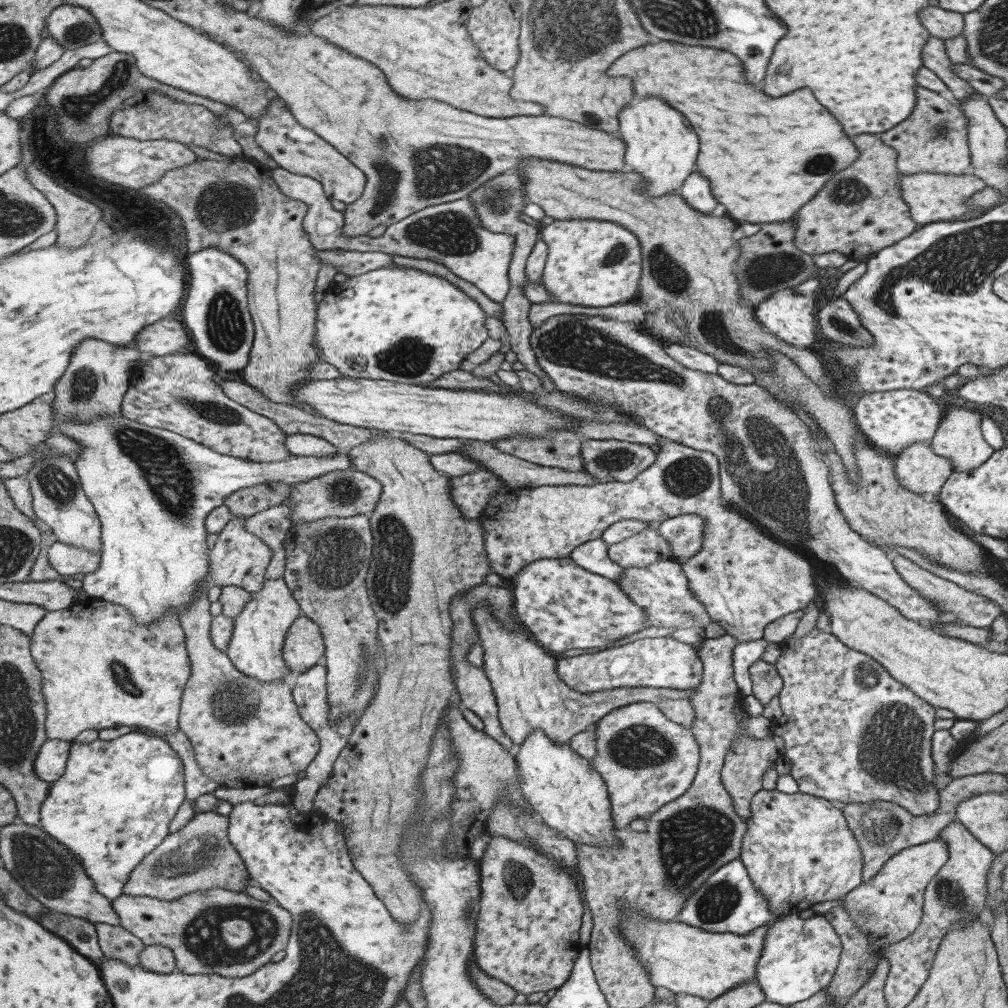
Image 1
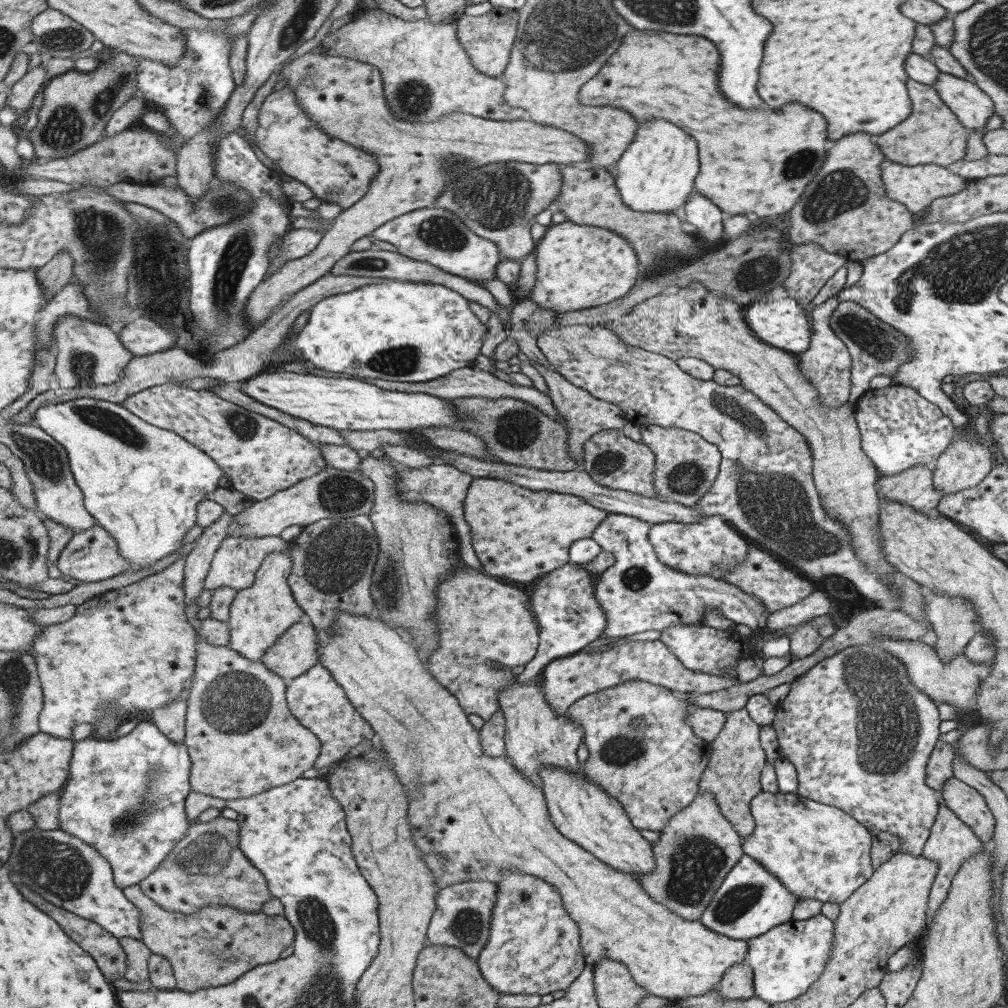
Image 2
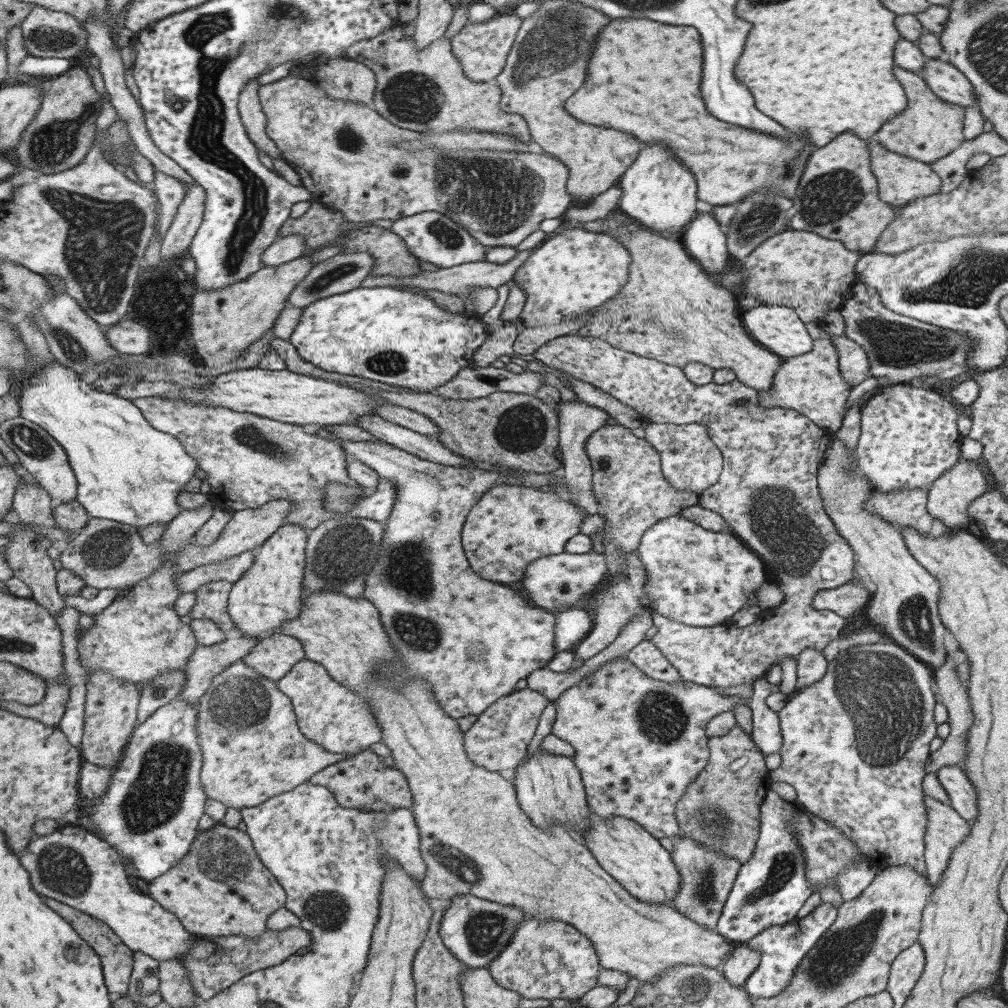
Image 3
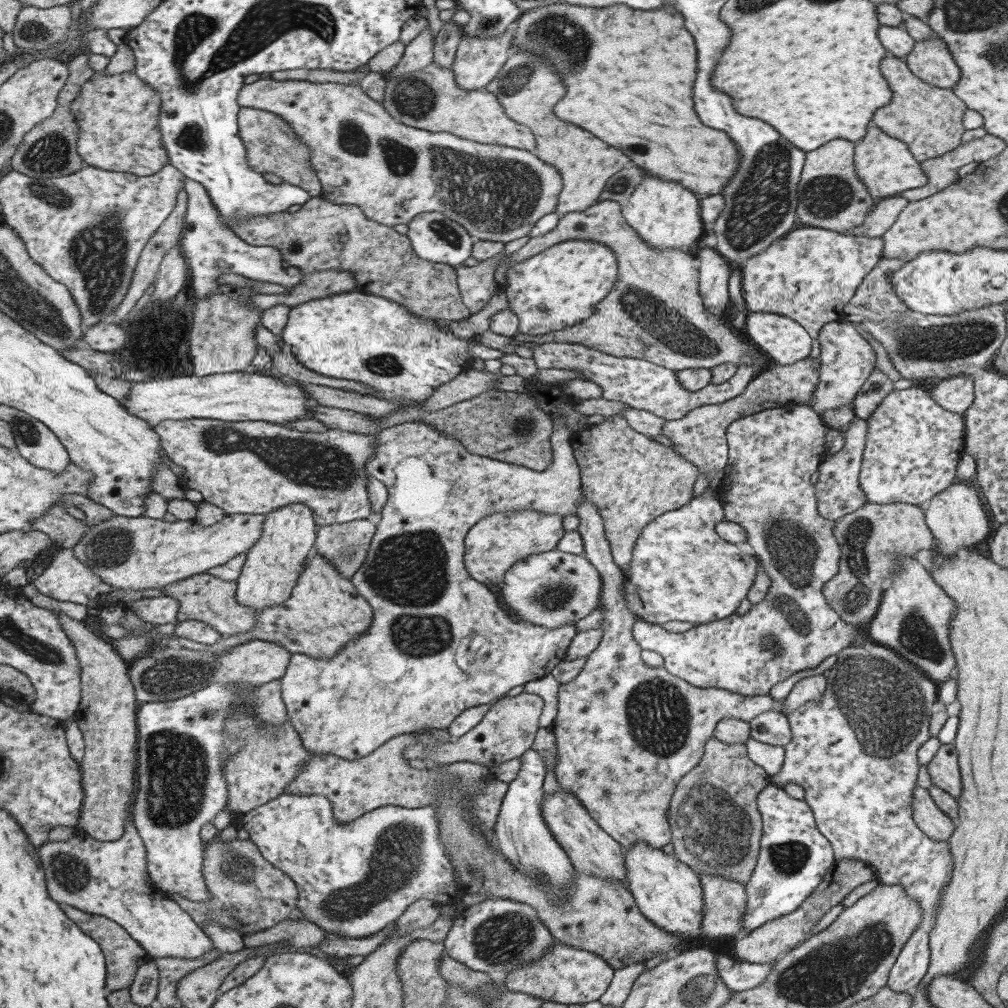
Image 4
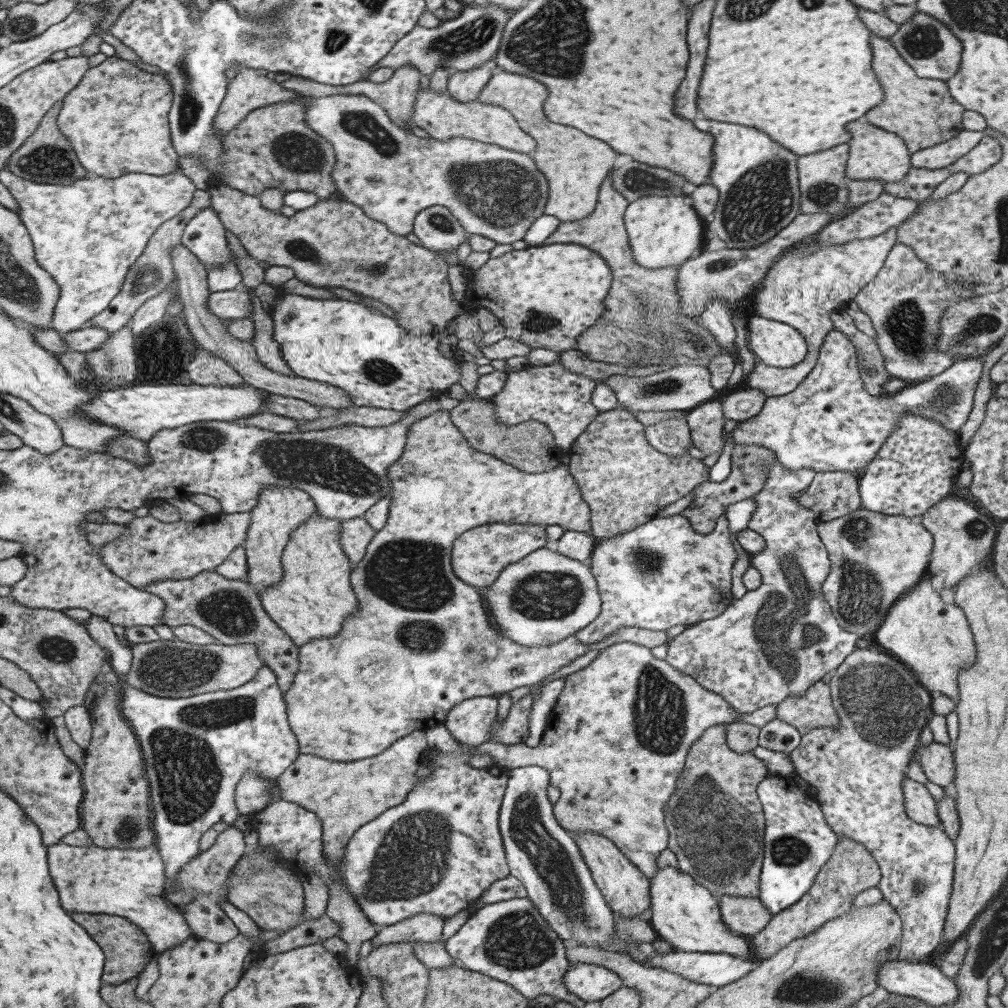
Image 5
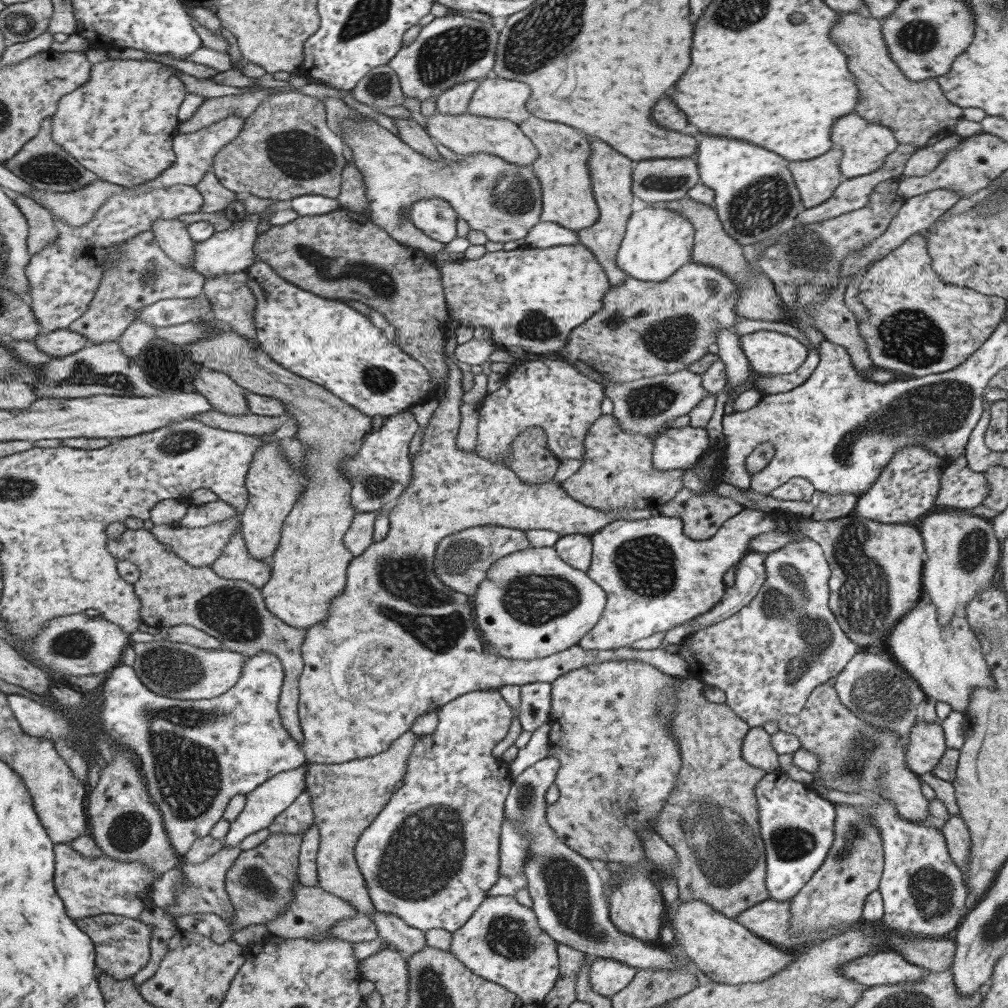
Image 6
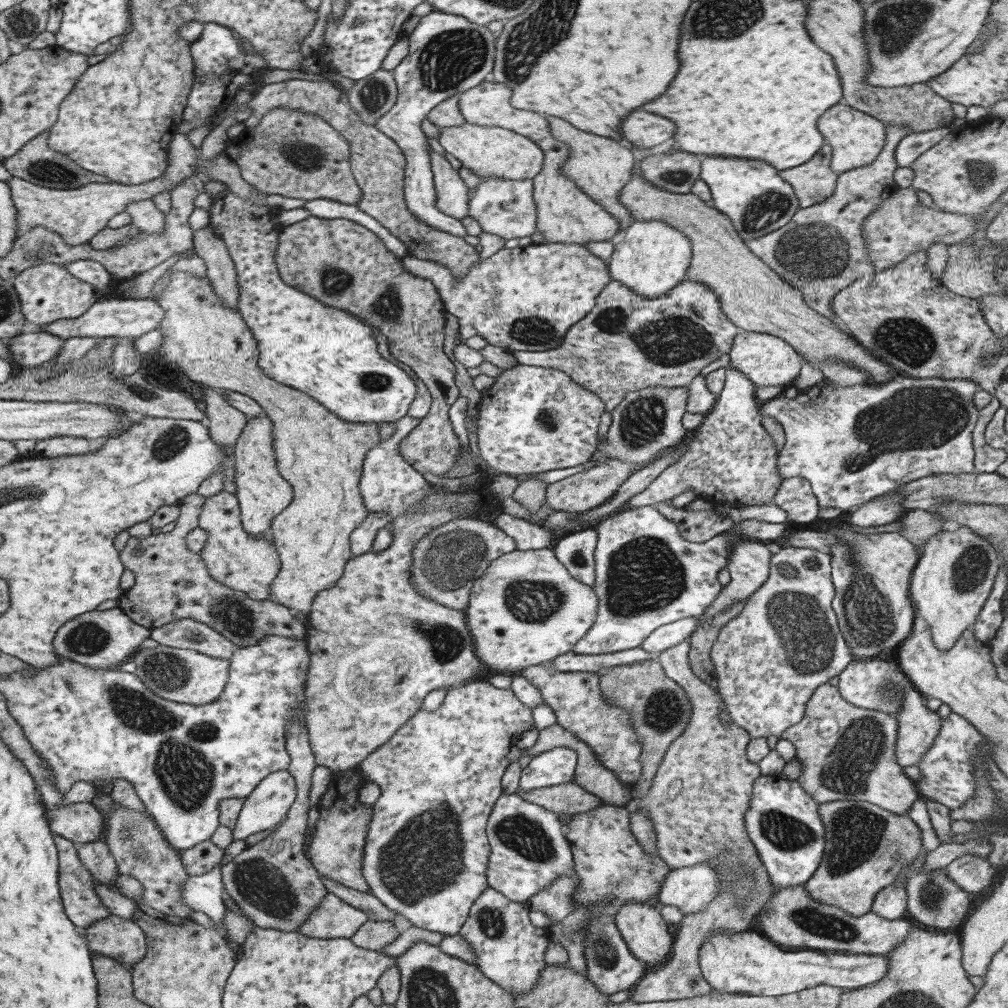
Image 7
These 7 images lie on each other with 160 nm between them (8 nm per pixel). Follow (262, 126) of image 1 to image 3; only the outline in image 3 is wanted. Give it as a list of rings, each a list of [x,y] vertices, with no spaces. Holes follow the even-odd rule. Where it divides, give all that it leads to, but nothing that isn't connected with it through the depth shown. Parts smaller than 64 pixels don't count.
[[[285,77],[268,84],[259,85],[256,88],[257,98],[260,104],[261,112],[265,116],[265,134],[274,142],[274,145],[280,150],[280,156],[284,162],[298,174],[301,180],[301,186],[310,192],[310,198],[325,207],[337,211],[343,215],[347,222],[370,222],[373,220],[392,220],[404,216],[411,216],[425,211],[435,211],[444,214],[449,220],[456,222],[463,230],[466,230],[477,242],[483,246],[495,248],[494,246],[508,246],[507,248],[517,249],[523,238],[529,236],[538,229],[538,224],[542,220],[549,218],[561,218],[564,212],[571,205],[572,198],[566,190],[568,177],[567,167],[557,159],[542,154],[534,155],[527,153],[507,152],[498,150],[458,150],[451,151],[447,148],[431,149],[423,148],[419,151],[406,151],[400,149],[400,142],[409,141],[423,137],[425,133],[415,133],[413,131],[399,128],[394,124],[385,122],[383,118],[373,108],[363,106],[361,103],[351,101],[341,101],[326,97],[324,89],[318,87],[310,80],[302,77]]]

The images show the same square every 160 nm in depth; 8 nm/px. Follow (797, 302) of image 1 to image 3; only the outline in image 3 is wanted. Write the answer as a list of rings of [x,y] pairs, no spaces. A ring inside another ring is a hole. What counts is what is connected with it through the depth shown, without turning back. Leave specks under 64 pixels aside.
[[[758,305],[740,313],[740,319],[748,334],[765,349],[770,350],[782,360],[809,352],[812,340],[805,331],[805,325],[787,306]]]

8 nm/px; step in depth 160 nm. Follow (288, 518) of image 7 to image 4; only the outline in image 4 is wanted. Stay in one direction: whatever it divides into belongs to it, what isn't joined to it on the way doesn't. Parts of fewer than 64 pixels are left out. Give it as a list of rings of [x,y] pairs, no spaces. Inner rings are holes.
[[[310,552],[303,561],[304,566],[298,574],[295,581],[295,587],[285,602],[274,607],[267,607],[258,613],[258,623],[254,626],[252,632],[244,632],[235,636],[223,637],[223,641],[217,644],[199,644],[187,640],[187,638],[178,637],[175,640],[176,646],[181,646],[189,650],[209,651],[215,656],[226,653],[232,646],[239,645],[247,640],[257,639],[265,642],[275,642],[281,648],[290,653],[306,654],[311,658],[328,659],[335,653],[339,653],[345,645],[349,644],[354,638],[360,637],[365,630],[369,628],[372,619],[372,610],[368,603],[363,599],[350,583],[349,579],[342,577],[342,574],[334,569],[334,566],[320,554]]]

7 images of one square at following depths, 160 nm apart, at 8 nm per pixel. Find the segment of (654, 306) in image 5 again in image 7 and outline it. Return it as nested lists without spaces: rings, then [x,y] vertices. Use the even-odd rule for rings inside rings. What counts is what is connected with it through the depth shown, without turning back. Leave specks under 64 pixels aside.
[[[546,117],[552,137],[568,148],[567,158],[560,166],[560,173],[572,180],[593,202],[618,220],[618,231],[612,241],[621,238],[625,228],[633,221],[628,210],[620,203],[618,194],[633,173],[633,154],[621,141],[589,134],[572,124],[555,117]]]

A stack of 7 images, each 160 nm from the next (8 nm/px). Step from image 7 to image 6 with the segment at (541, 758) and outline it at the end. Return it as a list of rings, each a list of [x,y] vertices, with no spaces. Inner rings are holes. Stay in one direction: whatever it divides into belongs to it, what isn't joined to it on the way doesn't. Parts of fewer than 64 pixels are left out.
[[[545,757],[535,765],[528,766],[521,774],[510,779],[507,796],[504,800],[503,816],[514,822],[526,834],[530,842],[530,854],[524,862],[527,892],[531,898],[531,910],[537,924],[556,943],[569,946],[594,959],[609,958],[631,966],[635,970],[677,970],[681,963],[667,950],[643,943],[613,926],[608,917],[607,901],[602,895],[603,885],[589,859],[573,852],[565,846],[553,829],[545,822],[545,791],[554,784],[558,762],[553,757]]]

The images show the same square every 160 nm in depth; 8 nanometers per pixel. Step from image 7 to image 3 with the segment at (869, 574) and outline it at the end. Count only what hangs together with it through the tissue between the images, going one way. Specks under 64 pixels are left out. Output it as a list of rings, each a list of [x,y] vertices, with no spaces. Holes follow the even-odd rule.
[[[899,489],[889,493],[873,492],[864,503],[864,509],[903,531],[905,527],[925,535],[931,529],[933,519],[926,510],[927,491]],[[855,562],[852,581],[837,588],[818,591],[813,595],[809,606],[815,610],[829,610],[841,618],[853,616],[860,611],[871,596],[862,586],[860,575],[865,575],[865,572],[857,573],[857,569],[860,568],[861,566]]]

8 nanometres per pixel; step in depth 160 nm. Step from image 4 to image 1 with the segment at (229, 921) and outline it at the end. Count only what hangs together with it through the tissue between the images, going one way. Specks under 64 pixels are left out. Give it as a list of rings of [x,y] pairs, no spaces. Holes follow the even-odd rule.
[[[213,811],[197,812],[177,832],[170,833],[154,852],[132,870],[124,888],[128,895],[164,899],[181,898],[196,890],[222,888],[243,892],[250,882],[245,865],[227,836],[228,818]]]

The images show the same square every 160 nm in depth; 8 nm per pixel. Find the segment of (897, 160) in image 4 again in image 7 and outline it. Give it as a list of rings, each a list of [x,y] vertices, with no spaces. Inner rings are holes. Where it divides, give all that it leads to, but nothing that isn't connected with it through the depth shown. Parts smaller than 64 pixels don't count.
[[[835,104],[829,110],[825,110],[817,120],[816,126],[817,132],[832,150],[830,169],[838,174],[868,165],[879,154],[885,140],[885,124],[843,104]]]

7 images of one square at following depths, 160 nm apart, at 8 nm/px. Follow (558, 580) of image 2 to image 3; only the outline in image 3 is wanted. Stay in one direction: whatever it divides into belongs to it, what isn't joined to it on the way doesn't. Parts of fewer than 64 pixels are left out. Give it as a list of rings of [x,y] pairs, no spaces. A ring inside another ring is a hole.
[[[566,608],[554,615],[554,647],[561,652],[577,646],[582,638],[592,629],[592,622],[587,611]]]

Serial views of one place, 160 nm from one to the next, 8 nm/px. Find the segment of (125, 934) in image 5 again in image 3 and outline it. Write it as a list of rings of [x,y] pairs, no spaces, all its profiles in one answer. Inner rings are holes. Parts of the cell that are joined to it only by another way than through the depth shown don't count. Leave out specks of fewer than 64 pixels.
[[[45,898],[45,902],[47,902],[53,910],[56,910],[63,916],[63,918],[68,919],[81,938],[85,939],[85,942],[87,942],[97,952],[97,955],[101,957],[102,963],[104,964],[104,976],[110,992],[125,994],[125,992],[129,990],[129,977],[133,965],[133,956],[132,951],[129,950],[129,946],[123,943],[123,939],[119,938],[106,922],[86,912],[77,910],[77,908],[73,908],[64,902],[51,900],[51,898]]]

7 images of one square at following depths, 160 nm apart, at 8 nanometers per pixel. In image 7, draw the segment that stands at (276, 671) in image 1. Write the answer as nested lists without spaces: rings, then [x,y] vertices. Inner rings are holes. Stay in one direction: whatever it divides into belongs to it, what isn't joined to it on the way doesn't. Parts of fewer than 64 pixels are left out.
[[[265,414],[247,418],[232,452],[234,496],[238,501],[243,531],[254,537],[268,535],[273,518],[292,500],[292,489],[277,471],[277,459],[272,449],[272,422]]]

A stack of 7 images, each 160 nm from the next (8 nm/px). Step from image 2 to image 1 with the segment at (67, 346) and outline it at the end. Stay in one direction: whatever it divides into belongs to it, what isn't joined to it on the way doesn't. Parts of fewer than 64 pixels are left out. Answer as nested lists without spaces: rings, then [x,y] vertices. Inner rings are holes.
[[[96,338],[85,340],[81,346],[77,346],[68,369],[56,386],[53,420],[89,422],[95,417],[123,415],[124,396],[140,363],[138,356],[137,350]]]

